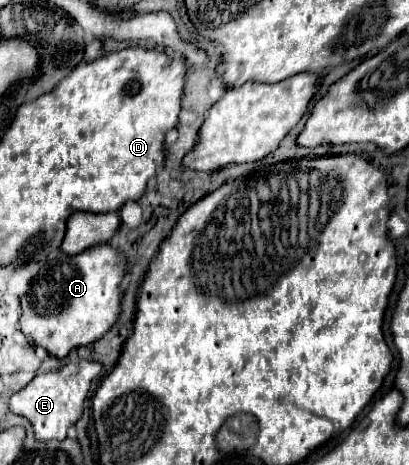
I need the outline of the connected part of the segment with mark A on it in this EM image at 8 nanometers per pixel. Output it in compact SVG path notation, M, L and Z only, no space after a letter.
M97 245L79 255L57 253L33 277L29 291L21 297L19 327L27 341L43 347L51 357L65 359L71 349L101 339L117 321L121 311L121 279L125 257L111 245Z

